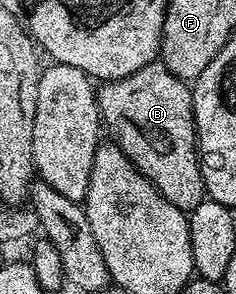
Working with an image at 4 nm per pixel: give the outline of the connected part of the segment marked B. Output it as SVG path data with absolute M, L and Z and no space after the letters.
M154 61L143 65L143 69L127 77L102 82L96 88L96 92L97 110L101 113L101 121L108 134L109 131L113 134L110 135L112 142L121 148L121 152L133 162L133 166L141 174L149 178L149 182L155 185L158 193L167 197L167 201L171 201L171 205L186 213L194 211L207 196L201 160L197 153L197 126L190 84L175 77L175 73L171 73L171 69L167 69L164 63Z

